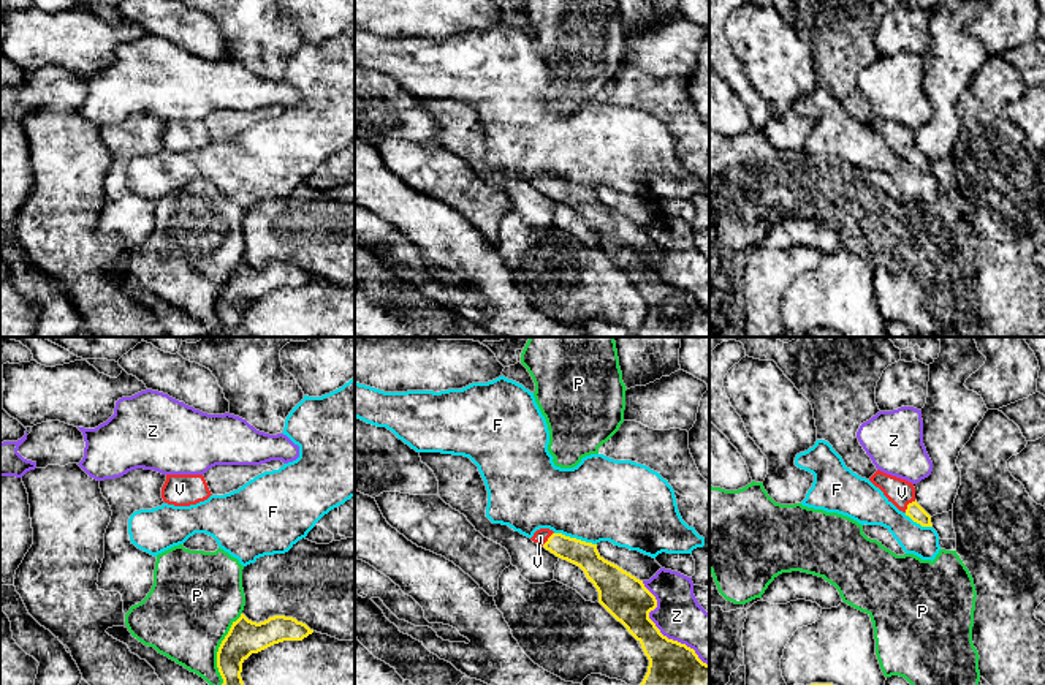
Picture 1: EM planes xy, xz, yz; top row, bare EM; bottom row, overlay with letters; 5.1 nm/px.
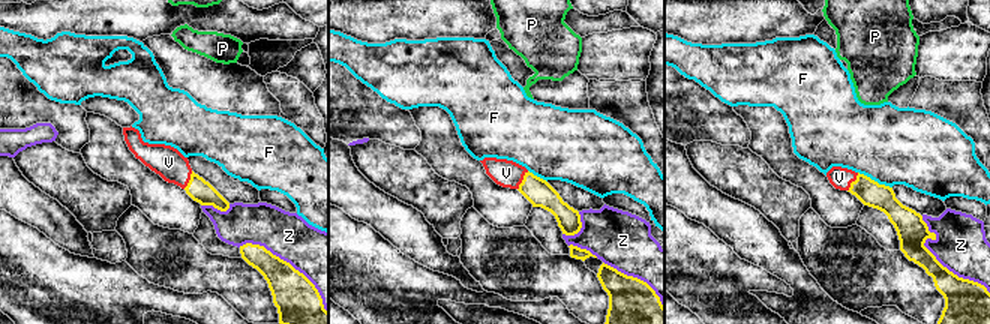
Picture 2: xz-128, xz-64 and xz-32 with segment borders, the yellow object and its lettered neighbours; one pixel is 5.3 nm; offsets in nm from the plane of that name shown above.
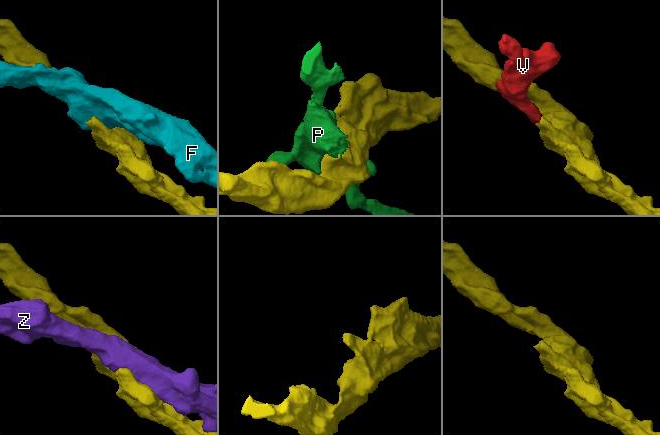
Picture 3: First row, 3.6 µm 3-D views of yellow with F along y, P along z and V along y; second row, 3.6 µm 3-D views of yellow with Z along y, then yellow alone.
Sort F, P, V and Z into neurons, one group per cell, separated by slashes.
F / P / V / Z

